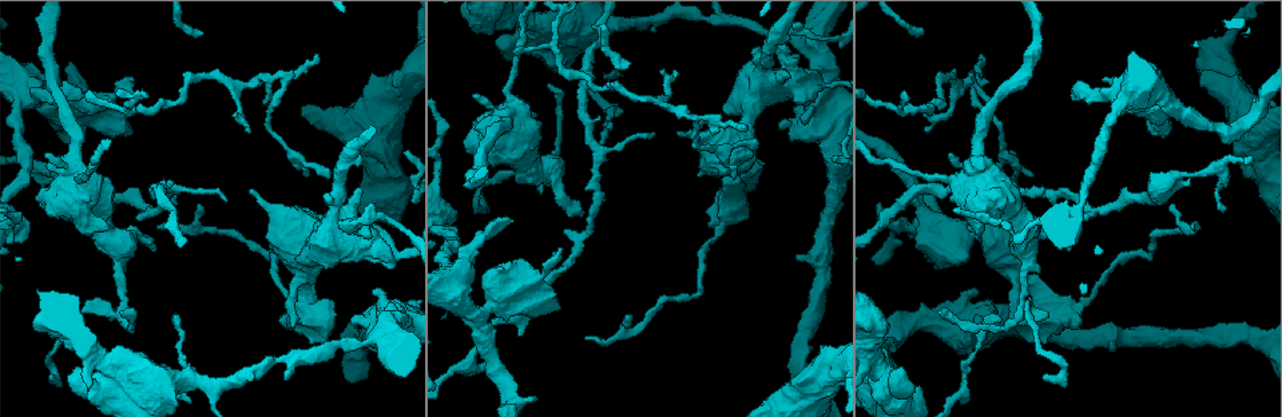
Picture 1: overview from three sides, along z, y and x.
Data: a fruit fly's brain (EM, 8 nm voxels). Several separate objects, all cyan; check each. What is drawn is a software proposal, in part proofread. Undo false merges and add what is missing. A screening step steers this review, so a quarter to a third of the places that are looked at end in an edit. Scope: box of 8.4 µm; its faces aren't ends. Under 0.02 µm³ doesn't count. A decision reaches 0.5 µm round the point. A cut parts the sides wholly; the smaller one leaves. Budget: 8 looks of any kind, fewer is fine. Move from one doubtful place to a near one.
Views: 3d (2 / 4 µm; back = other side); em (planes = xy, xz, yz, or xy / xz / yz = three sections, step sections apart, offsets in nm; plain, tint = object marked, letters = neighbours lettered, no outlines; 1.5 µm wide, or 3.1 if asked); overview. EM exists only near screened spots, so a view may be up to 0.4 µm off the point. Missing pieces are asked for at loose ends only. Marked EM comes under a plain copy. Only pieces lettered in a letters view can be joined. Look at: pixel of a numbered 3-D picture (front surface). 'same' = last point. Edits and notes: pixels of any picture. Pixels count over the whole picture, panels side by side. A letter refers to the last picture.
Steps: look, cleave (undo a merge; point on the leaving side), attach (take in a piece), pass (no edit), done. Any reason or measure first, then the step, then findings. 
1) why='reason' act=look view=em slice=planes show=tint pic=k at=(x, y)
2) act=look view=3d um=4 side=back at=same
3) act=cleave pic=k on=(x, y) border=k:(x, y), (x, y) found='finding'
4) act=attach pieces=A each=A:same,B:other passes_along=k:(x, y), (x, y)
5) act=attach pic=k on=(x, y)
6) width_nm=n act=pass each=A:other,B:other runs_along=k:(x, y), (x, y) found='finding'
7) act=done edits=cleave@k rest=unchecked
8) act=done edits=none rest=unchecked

why='an open end' act=look view=3d um=2 pic=1 at=(984, 56)

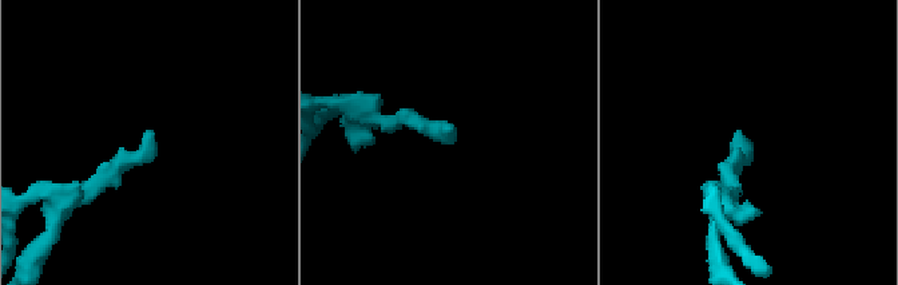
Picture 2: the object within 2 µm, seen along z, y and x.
act=look view=em slice=yz step=4 show=tint pic=2 at=(448, 131)

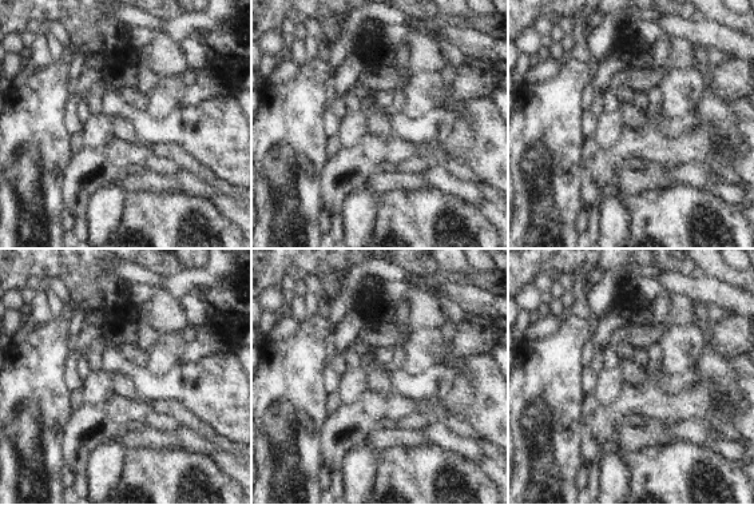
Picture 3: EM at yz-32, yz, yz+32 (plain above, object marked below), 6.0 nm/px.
why='another direction' act=look view=em slice=xy step=8 show=letters at=same

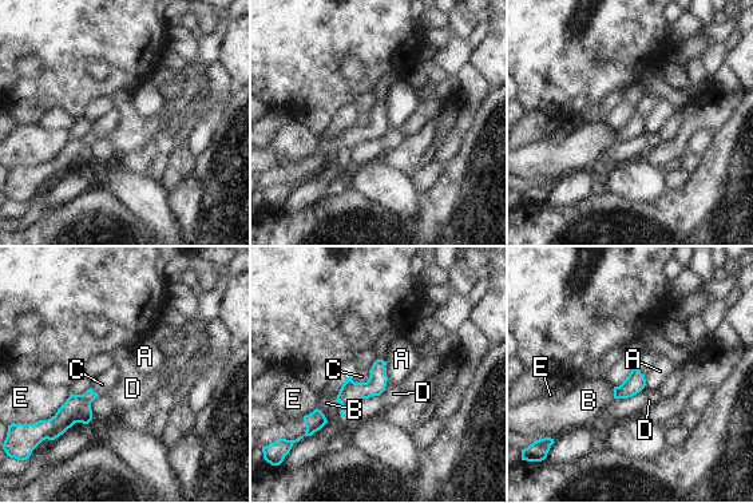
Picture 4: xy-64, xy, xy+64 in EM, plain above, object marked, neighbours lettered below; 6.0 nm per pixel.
longest_contact=B:170nm act=pass each=A:other,B:other,C:other,D:other,E:other border=4:(385, 361), (385, 375), (388, 379) found='none of them fits'

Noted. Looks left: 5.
why='branch stops here' act=look view=em slice=planes show=letters pic=1 at=(248, 130)

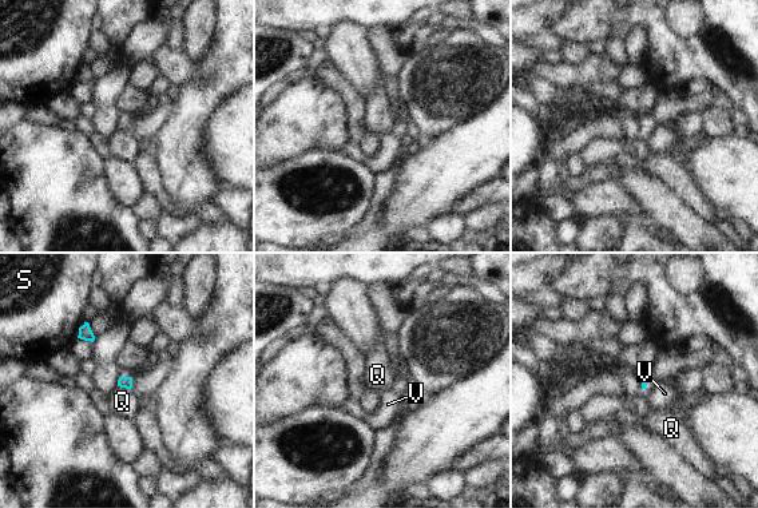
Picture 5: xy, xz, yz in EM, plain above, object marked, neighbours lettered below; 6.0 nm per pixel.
act=pass each=Q:other,S:other,V:other border=5:(118, 385), (130, 389) found='no lettered piece goes on from it'

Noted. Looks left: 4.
why='calibre changes' act=look view=em slice=yz step=8 show=letters pic=1 at=(1136, 200)

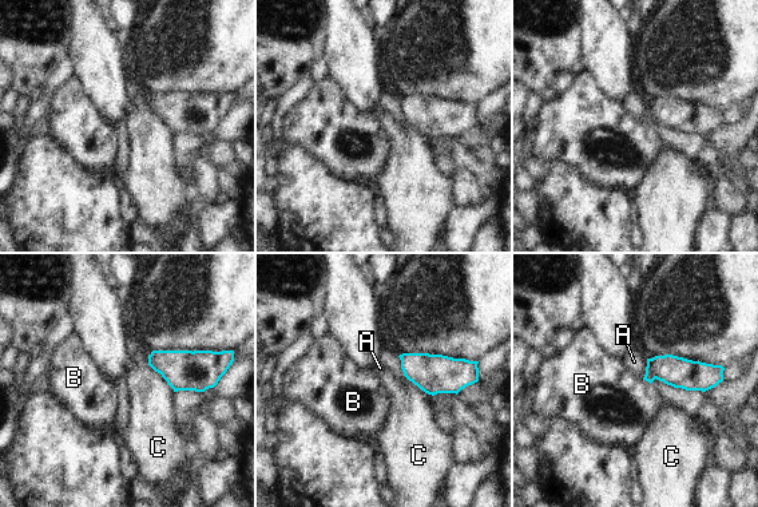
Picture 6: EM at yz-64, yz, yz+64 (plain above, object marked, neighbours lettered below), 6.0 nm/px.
act=pass each=A:other,B:other,C:other border=6:(643, 379), (650, 384) found='one neuron here'

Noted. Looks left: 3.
act=done edits=none rest=unchecked

